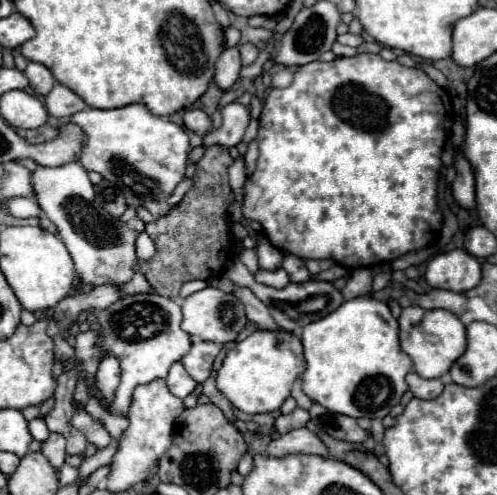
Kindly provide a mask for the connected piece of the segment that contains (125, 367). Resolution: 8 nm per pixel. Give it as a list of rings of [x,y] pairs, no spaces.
[[[157,293],[121,297],[117,303],[109,305],[107,309],[97,311],[97,325],[101,327],[101,333],[89,329],[89,331],[81,331],[75,337],[75,357],[73,357],[71,363],[75,367],[77,377],[81,377],[85,381],[89,393],[95,395],[95,397],[101,397],[101,393],[95,387],[95,375],[97,375],[99,363],[103,361],[105,355],[113,355],[115,359],[119,359],[119,363],[121,363],[121,383],[119,383],[119,387],[115,391],[113,401],[107,405],[107,411],[113,413],[113,415],[127,415],[129,407],[131,407],[131,401],[133,401],[135,387],[151,383],[157,377],[165,377],[169,373],[169,367],[175,361],[179,361],[191,347],[191,337],[185,335],[185,331],[181,331],[181,327],[179,327],[181,325],[181,307],[173,299],[157,295]]]

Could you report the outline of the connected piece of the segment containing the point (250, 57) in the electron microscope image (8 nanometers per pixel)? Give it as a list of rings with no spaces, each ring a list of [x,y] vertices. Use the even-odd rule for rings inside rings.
[[[245,43],[245,45],[239,45],[239,53],[241,53],[243,65],[251,65],[251,63],[257,59],[259,49],[257,49],[253,43]]]

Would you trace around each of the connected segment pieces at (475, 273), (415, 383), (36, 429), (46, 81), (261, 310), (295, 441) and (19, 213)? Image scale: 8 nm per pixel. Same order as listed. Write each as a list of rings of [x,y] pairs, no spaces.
[[[453,249],[439,253],[427,263],[425,279],[435,289],[447,289],[455,293],[465,293],[479,285],[481,265],[473,255],[463,249]]]
[[[411,371],[405,381],[409,385],[409,391],[417,399],[435,399],[437,395],[441,395],[443,385],[445,385],[443,379],[421,379],[415,371]]]
[[[39,417],[39,419],[29,421],[29,433],[31,433],[31,437],[33,437],[35,441],[41,441],[41,443],[43,443],[43,441],[49,437],[49,429],[47,429],[47,425],[45,425],[45,419]]]
[[[29,63],[27,69],[25,69],[25,75],[27,75],[27,79],[29,79],[31,89],[33,89],[37,95],[41,95],[41,97],[45,97],[45,95],[53,89],[53,85],[55,85],[55,77],[51,75],[51,71],[49,71],[45,65]]]
[[[243,287],[239,291],[235,291],[235,295],[245,303],[245,311],[247,311],[247,319],[255,325],[259,325],[259,329],[267,329],[267,331],[279,331],[281,327],[275,323],[275,319],[269,315],[269,309],[251,293],[251,289]]]
[[[307,427],[293,429],[293,431],[281,435],[279,439],[273,439],[267,447],[267,455],[271,455],[271,457],[285,457],[291,453],[309,453],[309,455],[327,457],[327,447]]]
[[[11,199],[9,201],[9,207],[7,211],[13,215],[13,217],[19,217],[19,219],[27,219],[27,217],[41,217],[41,207],[35,199]]]

